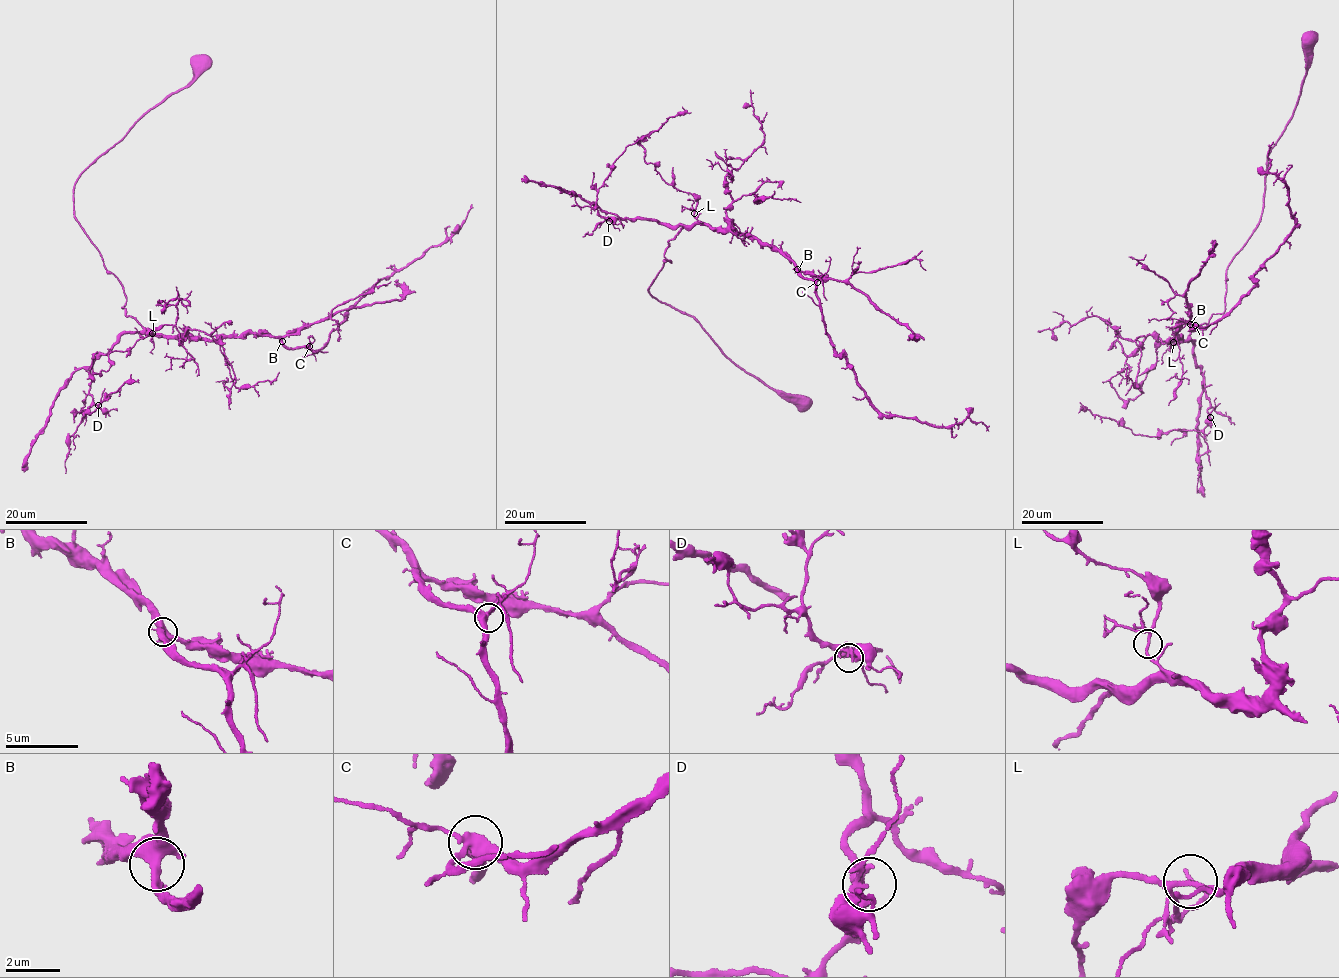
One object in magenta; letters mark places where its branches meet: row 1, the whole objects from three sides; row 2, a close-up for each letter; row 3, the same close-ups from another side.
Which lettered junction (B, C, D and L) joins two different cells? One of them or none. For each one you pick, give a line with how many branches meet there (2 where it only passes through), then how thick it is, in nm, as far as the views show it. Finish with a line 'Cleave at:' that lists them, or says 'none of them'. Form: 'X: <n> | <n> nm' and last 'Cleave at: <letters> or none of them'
Cleave at: none of them

